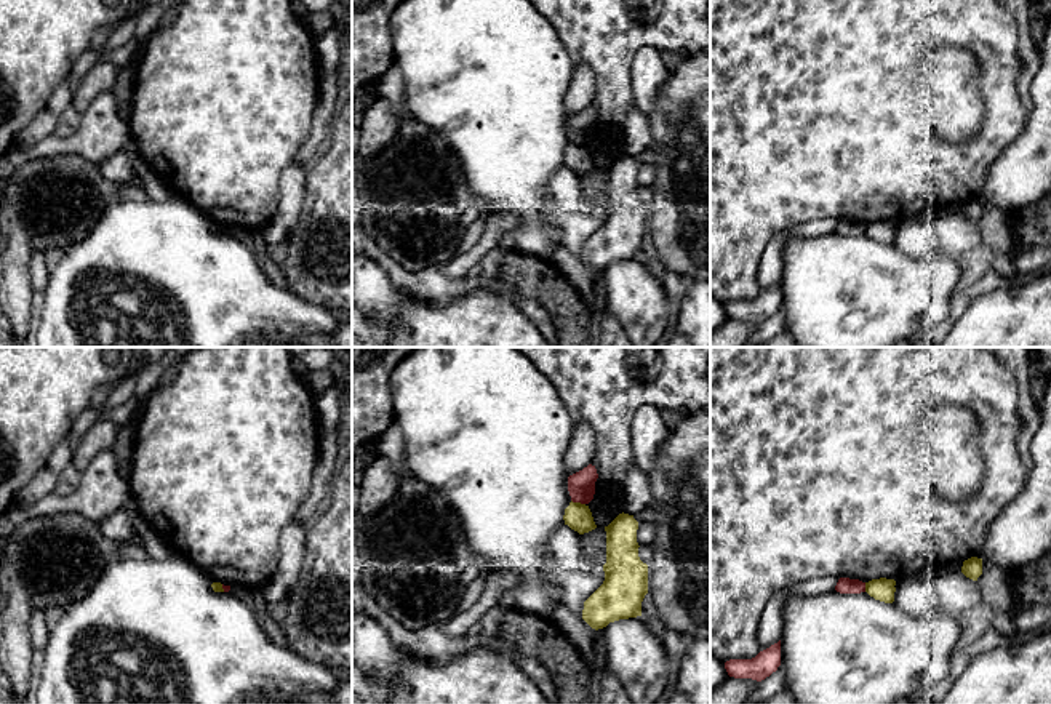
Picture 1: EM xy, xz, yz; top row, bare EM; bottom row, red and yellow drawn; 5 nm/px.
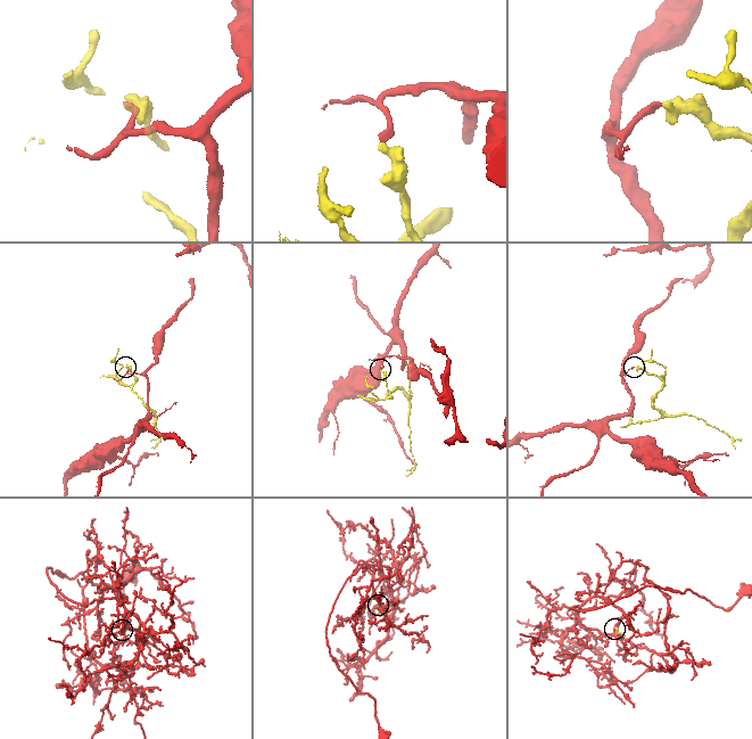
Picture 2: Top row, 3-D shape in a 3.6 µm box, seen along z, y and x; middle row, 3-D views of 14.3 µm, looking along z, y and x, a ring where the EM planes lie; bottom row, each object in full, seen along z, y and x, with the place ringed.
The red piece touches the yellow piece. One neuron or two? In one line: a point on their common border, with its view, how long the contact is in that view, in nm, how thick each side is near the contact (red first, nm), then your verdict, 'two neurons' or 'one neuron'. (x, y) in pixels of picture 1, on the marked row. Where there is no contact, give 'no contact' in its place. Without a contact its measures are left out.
meets red in xz at (578, 501); contact 80 nm long; 140 nm thick on the red side, 140 nm on the other; two neurons

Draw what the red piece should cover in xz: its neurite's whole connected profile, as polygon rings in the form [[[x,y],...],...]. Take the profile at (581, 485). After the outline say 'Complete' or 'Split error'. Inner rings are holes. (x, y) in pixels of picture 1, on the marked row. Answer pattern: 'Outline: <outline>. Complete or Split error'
Outline: [[[589,464],[582,470],[568,477],[568,491],[573,502],[589,504],[595,494],[598,478],[595,466]]]. Complete

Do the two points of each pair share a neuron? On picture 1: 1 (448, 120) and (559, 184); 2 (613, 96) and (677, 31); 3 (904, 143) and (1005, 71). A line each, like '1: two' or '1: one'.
1: two
2: one
3: one

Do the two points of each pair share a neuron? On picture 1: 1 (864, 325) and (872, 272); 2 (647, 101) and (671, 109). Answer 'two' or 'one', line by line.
1: one
2: two

